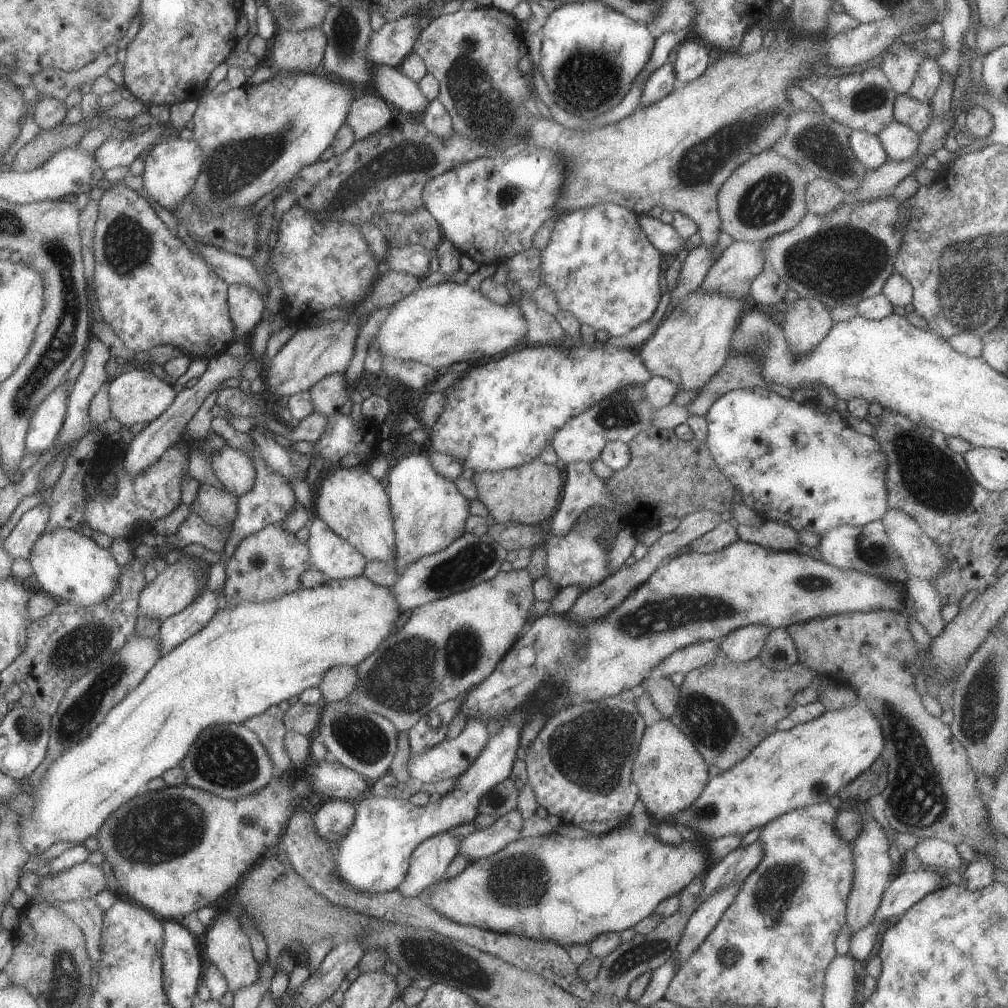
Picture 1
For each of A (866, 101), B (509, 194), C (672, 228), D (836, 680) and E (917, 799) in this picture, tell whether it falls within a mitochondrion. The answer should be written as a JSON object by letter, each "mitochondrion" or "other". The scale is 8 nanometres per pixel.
{"A":"mitochondrion","B":"mitochondrion","C":"other","D":"other","E":"mitochondrion"}

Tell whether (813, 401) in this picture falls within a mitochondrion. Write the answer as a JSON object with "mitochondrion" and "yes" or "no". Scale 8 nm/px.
{"mitochondrion":"no"}

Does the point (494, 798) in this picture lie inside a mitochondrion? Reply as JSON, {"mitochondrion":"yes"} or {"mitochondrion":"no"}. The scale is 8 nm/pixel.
{"mitochondrion":"yes"}

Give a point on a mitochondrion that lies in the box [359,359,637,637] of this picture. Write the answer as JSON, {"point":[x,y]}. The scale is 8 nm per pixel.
{"point":[473,561]}

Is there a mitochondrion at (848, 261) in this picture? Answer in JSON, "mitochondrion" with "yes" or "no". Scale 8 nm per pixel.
{"mitochondrion":"yes"}

